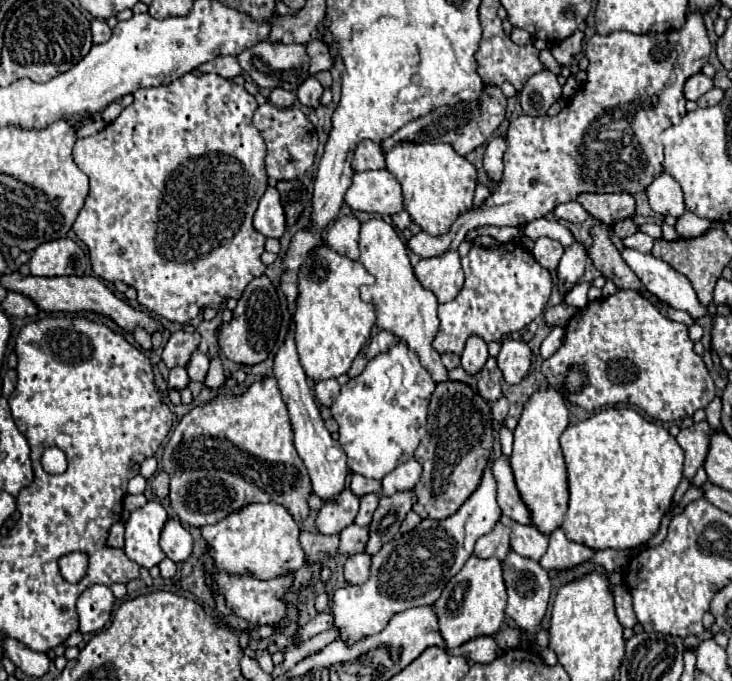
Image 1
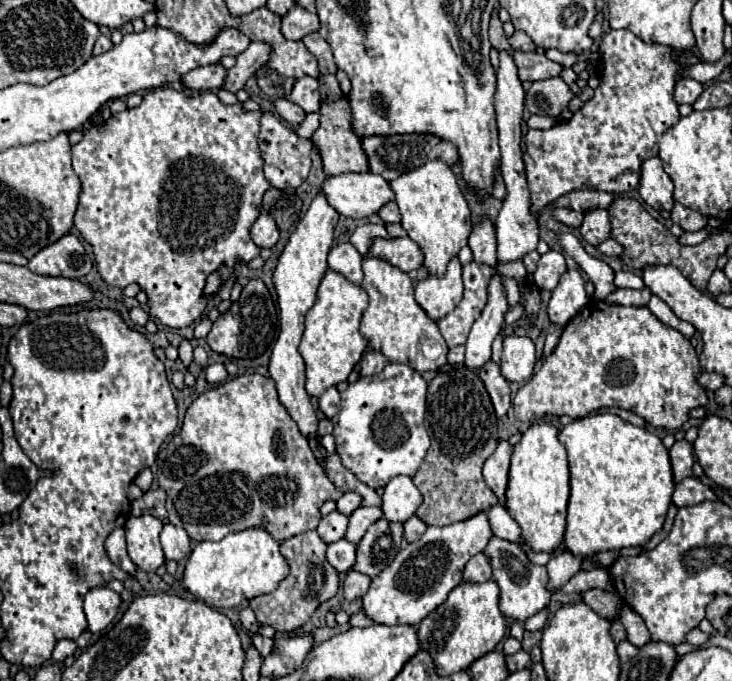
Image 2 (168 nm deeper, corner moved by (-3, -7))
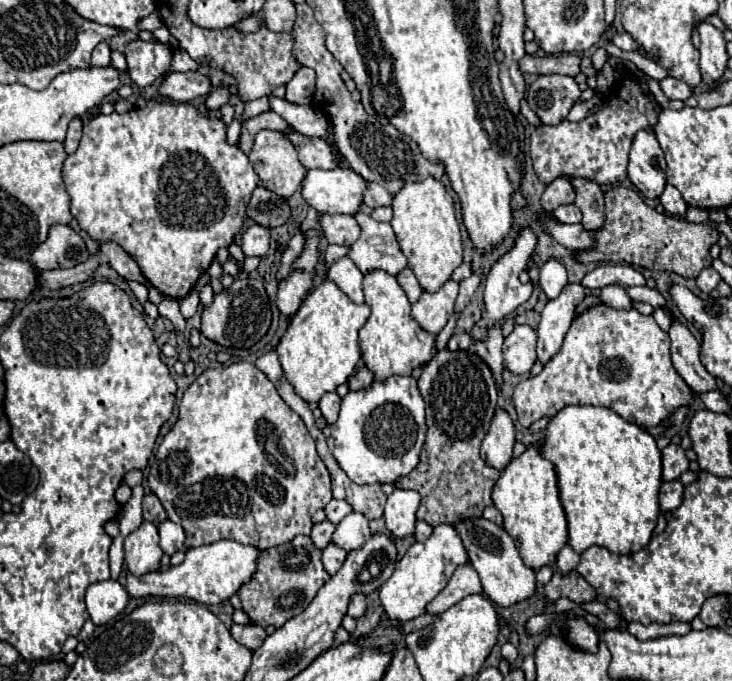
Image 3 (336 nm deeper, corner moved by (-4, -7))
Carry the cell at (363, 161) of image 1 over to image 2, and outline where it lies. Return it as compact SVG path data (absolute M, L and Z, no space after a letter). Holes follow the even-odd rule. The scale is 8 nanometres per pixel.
M339 98L337 102L321 104L321 126L313 134L313 144L319 146L323 156L323 170L327 176L337 176L345 172L369 172L369 158L363 150L361 140L351 132L351 114L347 108L347 100Z

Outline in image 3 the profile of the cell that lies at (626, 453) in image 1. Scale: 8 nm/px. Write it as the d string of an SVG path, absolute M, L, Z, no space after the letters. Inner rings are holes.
M570 404L550 418L540 448L542 456L544 446L546 458L554 464L558 478L560 502L568 520L568 544L578 554L588 550L592 544L604 546L616 554L632 554L648 544L660 512L656 504L656 492L660 492L662 484L662 456L656 440L646 430L622 420L610 408Z

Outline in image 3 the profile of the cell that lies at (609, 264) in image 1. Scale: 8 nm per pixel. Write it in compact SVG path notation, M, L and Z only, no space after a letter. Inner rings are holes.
M570 178L574 190L576 190L576 206L582 210L582 226L586 230L600 228L604 224L604 192L600 186L586 178Z

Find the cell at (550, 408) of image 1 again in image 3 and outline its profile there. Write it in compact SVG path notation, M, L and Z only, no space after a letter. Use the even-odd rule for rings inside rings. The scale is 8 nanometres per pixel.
M540 444L526 448L520 458L514 458L492 488L492 502L502 512L502 528L514 538L524 564L532 570L554 566L558 552L568 544L566 514L560 504L556 472L550 460L540 456Z

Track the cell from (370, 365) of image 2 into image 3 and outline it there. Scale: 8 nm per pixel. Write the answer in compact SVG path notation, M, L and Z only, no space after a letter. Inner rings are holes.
M364 366L364 368L360 368L356 374L352 374L352 376L348 378L348 388L350 388L350 390L364 390L364 388L368 388L372 382L374 382L374 376L372 376L372 372Z

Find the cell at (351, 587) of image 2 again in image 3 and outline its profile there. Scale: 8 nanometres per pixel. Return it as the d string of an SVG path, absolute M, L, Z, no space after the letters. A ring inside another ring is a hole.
M356 594L356 596L352 596L348 614L350 614L354 620L358 620L360 616L366 614L366 596L364 596L364 594Z

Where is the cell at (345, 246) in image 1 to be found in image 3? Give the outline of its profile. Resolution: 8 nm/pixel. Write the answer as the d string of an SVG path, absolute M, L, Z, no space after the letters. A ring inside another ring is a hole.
M348 256L332 264L332 268L328 270L328 280L332 280L352 302L364 304L364 294L362 294L364 274L356 268L356 264Z

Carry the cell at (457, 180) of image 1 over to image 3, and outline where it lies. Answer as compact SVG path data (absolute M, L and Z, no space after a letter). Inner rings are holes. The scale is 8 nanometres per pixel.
M428 178L422 182L406 184L392 200L394 216L390 226L394 228L400 250L404 252L408 266L414 270L424 292L438 292L452 272L462 264L462 238L460 226L454 216L454 202L440 180Z

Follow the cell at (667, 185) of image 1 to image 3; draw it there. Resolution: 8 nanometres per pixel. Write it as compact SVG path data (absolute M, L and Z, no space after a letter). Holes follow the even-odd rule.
M638 130L634 134L628 178L646 198L658 198L662 194L666 186L666 160L652 130Z

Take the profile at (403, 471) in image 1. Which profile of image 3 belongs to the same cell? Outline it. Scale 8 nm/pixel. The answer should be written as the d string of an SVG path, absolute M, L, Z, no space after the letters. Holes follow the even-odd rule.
M396 488L386 502L386 528L396 538L406 538L414 534L416 528L416 510L420 504L420 494L414 490Z

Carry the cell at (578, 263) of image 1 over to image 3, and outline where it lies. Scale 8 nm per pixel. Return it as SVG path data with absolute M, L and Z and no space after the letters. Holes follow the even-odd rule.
M568 284L558 298L548 300L548 304L542 310L540 326L536 330L538 332L538 346L536 346L538 362L546 364L550 358L554 358L560 352L564 336L574 320L576 304L586 294L590 294L590 290L584 288L582 284Z

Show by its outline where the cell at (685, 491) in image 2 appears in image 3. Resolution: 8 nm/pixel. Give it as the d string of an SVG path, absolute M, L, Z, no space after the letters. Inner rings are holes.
M672 480L672 482L662 482L660 486L660 496L658 496L658 506L662 512L672 512L672 508L676 508L676 504L680 504L680 496L682 496L682 482L680 480Z

